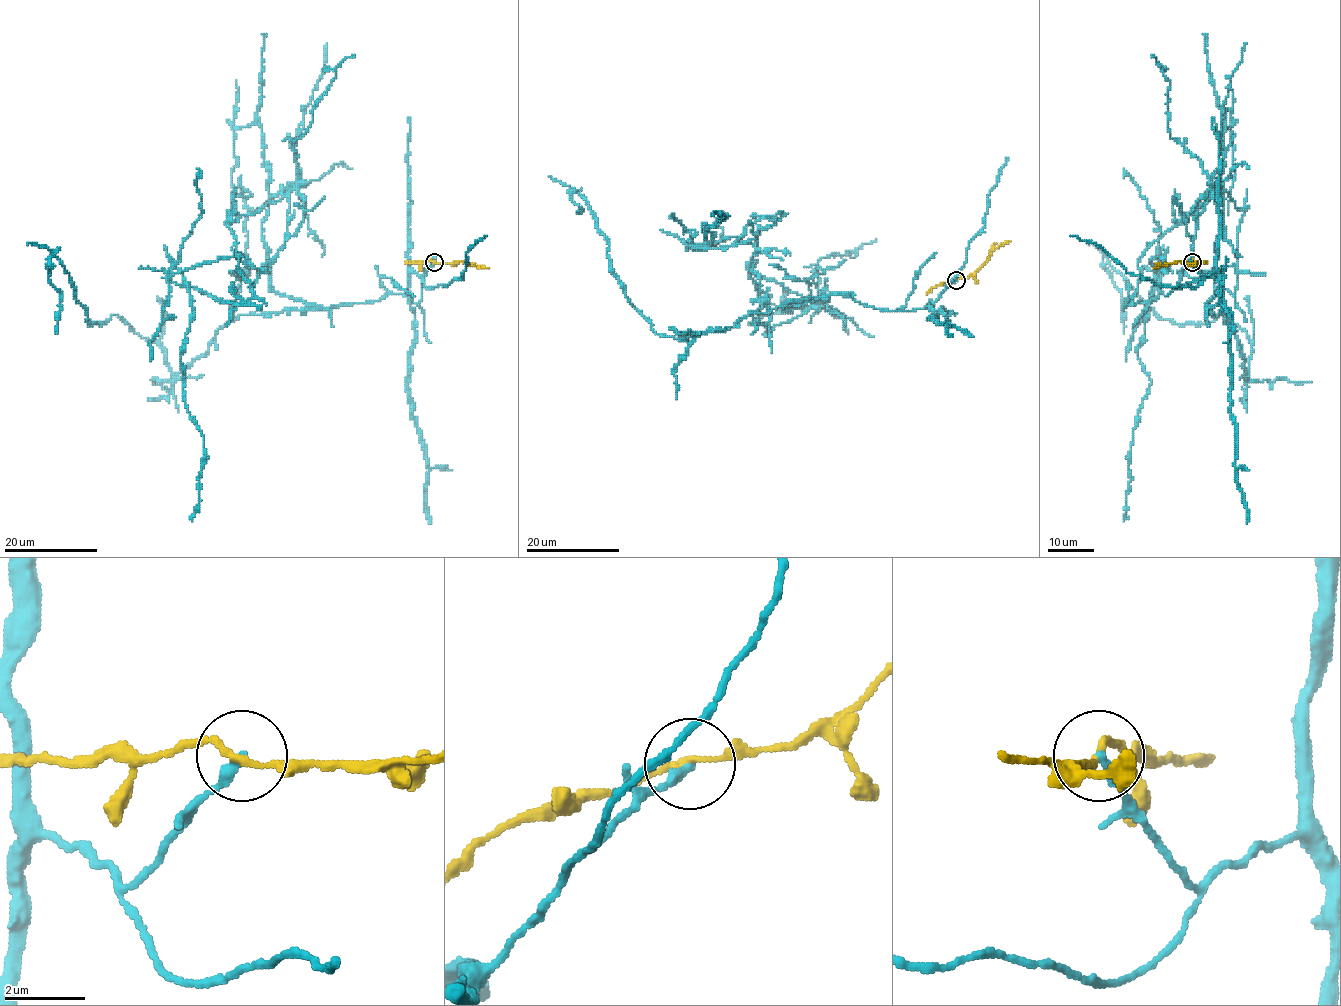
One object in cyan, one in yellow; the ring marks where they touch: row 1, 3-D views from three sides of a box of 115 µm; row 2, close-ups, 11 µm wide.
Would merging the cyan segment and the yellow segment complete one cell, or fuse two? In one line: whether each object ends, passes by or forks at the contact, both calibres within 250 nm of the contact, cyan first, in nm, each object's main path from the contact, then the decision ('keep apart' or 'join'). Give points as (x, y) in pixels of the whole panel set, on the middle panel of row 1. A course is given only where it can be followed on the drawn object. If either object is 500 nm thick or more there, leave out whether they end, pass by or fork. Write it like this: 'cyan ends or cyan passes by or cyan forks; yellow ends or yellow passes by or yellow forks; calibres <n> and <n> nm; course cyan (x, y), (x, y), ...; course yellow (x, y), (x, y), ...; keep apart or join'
cyan ends; yellow passes by; calibres 280 and 140 nm; course cyan (956, 280), (930, 306), (788, 310), (818, 301), (751, 269), (775, 222), (709, 246), (713, 210); course yellow (955, 280), (971, 276), (996, 249), (1010, 242); keep apart

